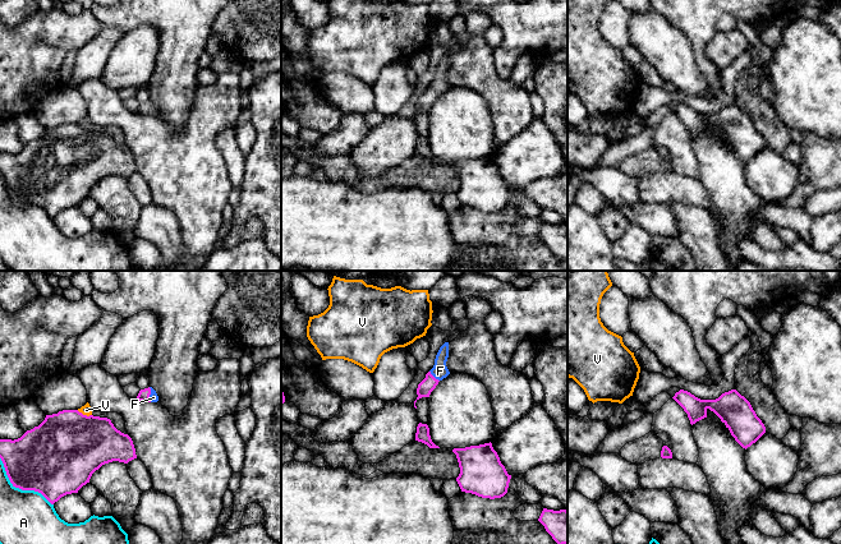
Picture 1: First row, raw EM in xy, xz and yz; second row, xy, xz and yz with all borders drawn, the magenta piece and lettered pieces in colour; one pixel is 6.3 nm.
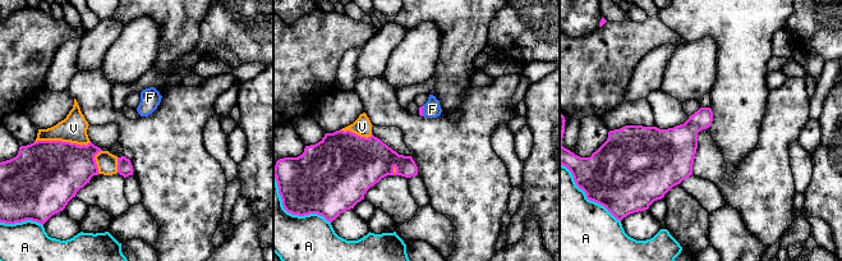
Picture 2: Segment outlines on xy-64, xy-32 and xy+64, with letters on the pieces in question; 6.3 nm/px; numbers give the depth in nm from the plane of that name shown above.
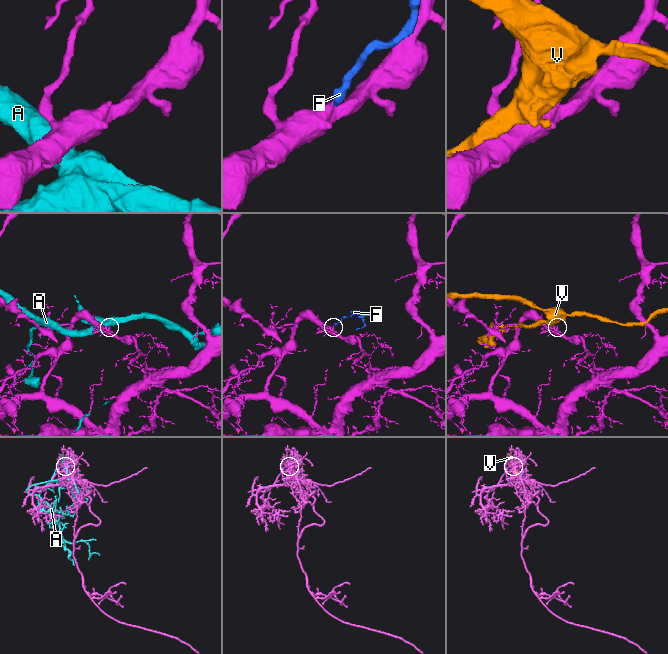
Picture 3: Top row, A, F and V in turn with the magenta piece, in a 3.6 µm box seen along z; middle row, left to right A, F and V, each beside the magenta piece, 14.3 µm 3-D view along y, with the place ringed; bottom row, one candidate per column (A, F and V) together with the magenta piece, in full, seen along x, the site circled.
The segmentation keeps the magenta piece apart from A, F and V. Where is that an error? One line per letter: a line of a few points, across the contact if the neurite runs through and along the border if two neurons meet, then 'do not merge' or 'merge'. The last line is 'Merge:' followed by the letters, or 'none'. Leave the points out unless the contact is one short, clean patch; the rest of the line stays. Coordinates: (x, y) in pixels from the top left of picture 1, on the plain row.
A: do not merge
F: line xz (424, 102), (432, 90), (440, 84); merge
V: do not merge
Merge: F

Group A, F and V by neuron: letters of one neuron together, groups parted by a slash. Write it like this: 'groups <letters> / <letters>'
groups A / F / V

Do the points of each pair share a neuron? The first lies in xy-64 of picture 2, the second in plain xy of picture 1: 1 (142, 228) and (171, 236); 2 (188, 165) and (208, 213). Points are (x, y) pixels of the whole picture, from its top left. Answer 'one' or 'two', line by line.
1: one
2: one

